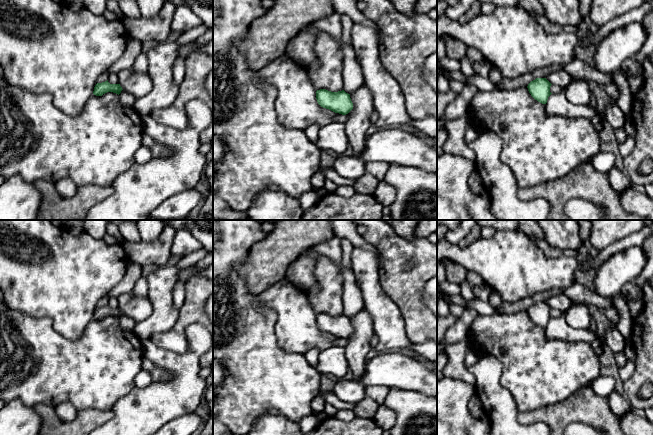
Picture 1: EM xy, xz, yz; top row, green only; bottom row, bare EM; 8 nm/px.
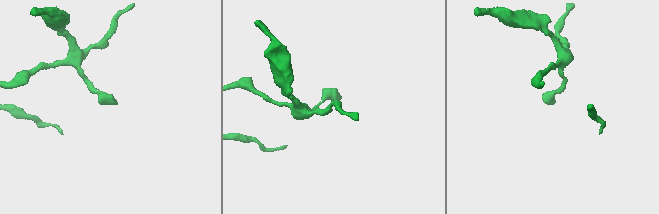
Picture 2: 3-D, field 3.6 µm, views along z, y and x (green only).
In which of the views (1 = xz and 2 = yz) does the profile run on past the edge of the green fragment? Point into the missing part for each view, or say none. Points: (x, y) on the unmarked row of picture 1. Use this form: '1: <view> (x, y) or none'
1: none
2: none

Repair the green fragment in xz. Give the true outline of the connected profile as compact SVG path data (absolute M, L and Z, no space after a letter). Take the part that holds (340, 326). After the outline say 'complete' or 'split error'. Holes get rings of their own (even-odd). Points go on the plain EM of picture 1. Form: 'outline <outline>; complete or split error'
outline M320 313L316 315L316 323L321 331L342 339L348 338L353 333L350 318L344 314L331 316L326 313Z; complete

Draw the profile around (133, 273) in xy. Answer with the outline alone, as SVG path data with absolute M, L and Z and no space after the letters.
M129 262L125 275L118 285L109 292L110 297L119 297L124 293L133 292L136 282L142 277L142 267L134 262Z

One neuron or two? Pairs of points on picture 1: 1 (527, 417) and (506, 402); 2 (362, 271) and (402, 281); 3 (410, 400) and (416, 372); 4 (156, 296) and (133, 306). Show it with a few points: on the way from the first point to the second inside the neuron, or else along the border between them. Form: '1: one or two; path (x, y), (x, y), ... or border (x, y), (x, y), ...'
1: two; border (518, 412), (518, 420), (521, 423), (540, 422)
2: two; border (378, 264), (379, 284), (388, 296)
3: two; border (390, 388), (419, 390), (426, 395)
4: two; border (147, 297), (151, 304), (152, 312), (139, 321)

